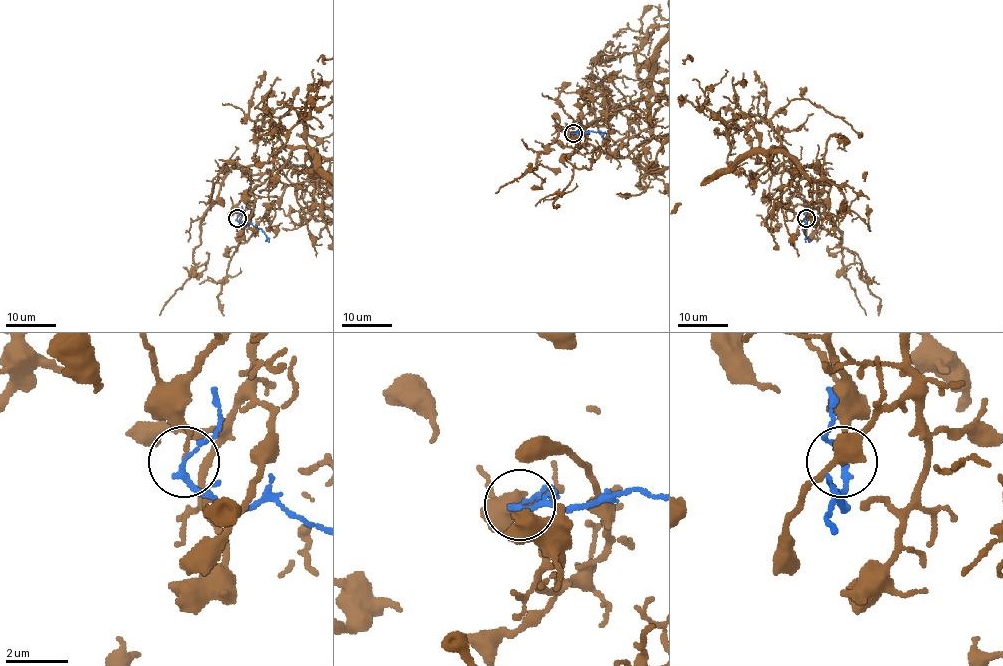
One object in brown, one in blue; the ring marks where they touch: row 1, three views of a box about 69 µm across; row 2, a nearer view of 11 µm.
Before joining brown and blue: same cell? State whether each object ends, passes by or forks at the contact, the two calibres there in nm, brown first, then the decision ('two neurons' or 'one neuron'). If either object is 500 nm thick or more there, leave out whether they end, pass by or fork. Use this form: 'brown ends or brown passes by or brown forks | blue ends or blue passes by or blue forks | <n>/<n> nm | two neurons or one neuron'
brown ends | blue passes by | 120/150 nm | two neurons

